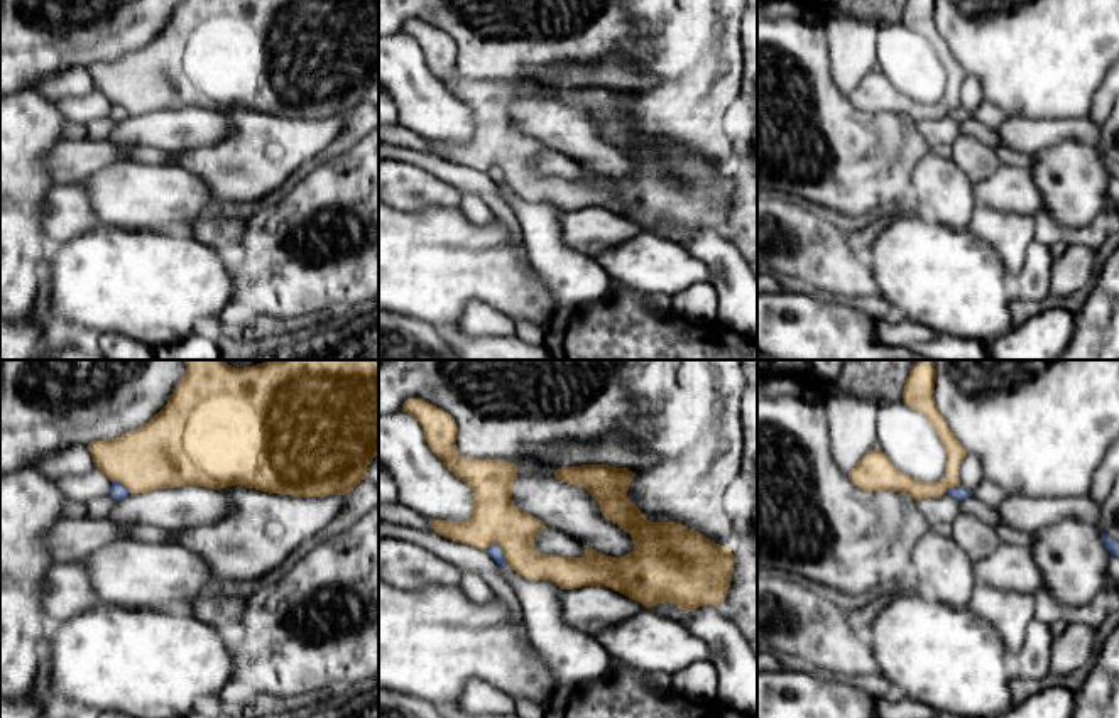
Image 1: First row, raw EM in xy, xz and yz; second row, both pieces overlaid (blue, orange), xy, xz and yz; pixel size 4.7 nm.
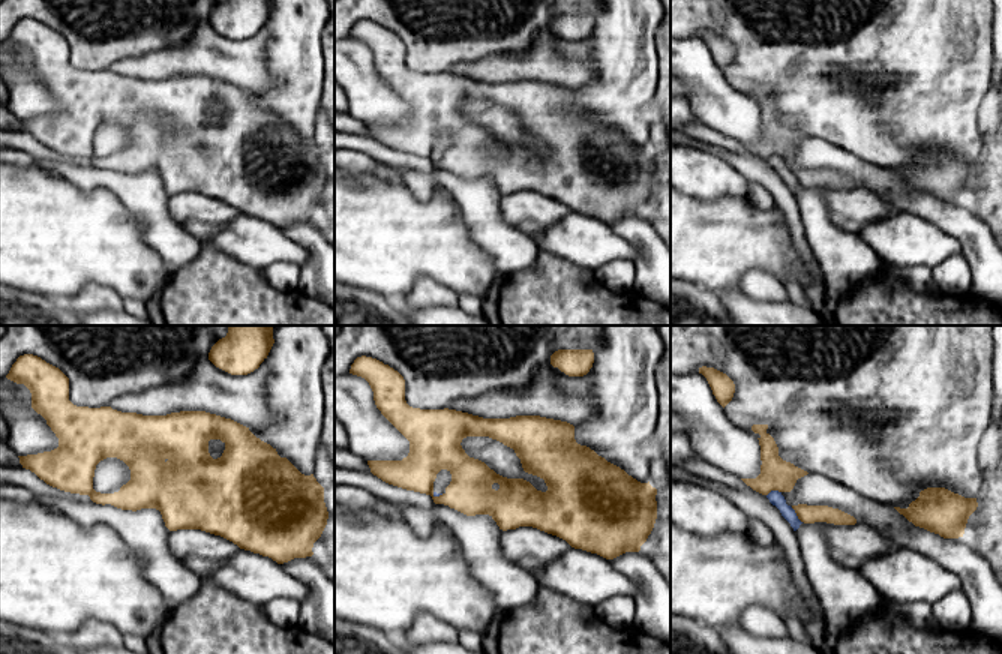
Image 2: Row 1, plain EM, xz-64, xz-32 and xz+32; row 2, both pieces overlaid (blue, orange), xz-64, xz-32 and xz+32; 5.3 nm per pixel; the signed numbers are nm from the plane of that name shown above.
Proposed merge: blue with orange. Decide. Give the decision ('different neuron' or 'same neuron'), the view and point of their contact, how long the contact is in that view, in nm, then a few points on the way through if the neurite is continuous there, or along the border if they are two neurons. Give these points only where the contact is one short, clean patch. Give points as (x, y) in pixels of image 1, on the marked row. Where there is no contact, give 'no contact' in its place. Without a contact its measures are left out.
different neuron; contact xz (501, 548); length 130 nm; border xz (485, 549), (497, 544), (507, 563)

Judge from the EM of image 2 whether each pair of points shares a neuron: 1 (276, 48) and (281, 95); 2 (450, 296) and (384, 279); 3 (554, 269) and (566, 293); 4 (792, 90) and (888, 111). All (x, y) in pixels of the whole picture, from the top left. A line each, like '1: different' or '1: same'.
1: same
2: different
3: same
4: same

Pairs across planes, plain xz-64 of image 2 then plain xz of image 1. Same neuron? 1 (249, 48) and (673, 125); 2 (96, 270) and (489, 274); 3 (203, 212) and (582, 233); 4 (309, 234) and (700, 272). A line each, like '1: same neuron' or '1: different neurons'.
1: different neurons
2: same neuron
3: same neuron
4: different neurons

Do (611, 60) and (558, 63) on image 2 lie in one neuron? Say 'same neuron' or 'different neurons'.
different neurons

